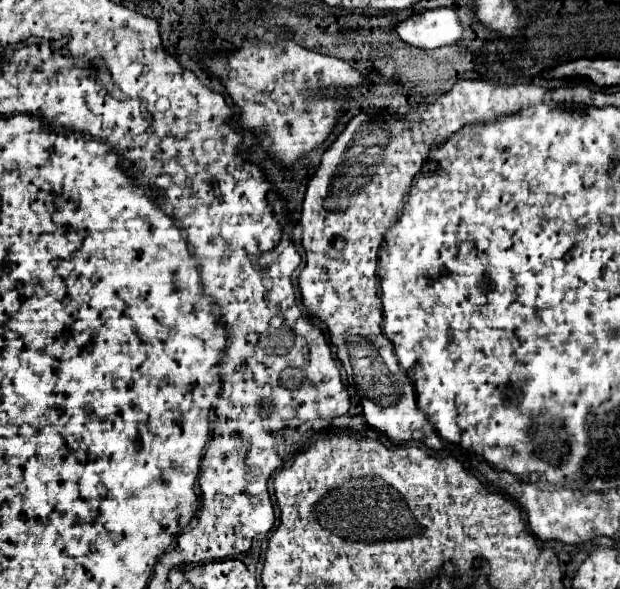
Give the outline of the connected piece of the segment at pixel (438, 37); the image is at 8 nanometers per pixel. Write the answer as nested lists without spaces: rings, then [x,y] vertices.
[[[436,8],[410,16],[396,26],[396,32],[410,46],[436,50],[458,44],[462,40],[464,28],[452,8]]]

